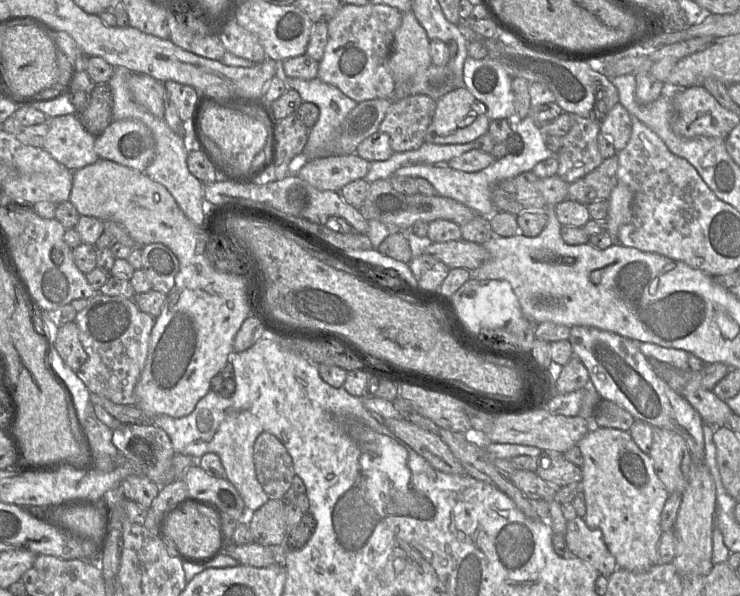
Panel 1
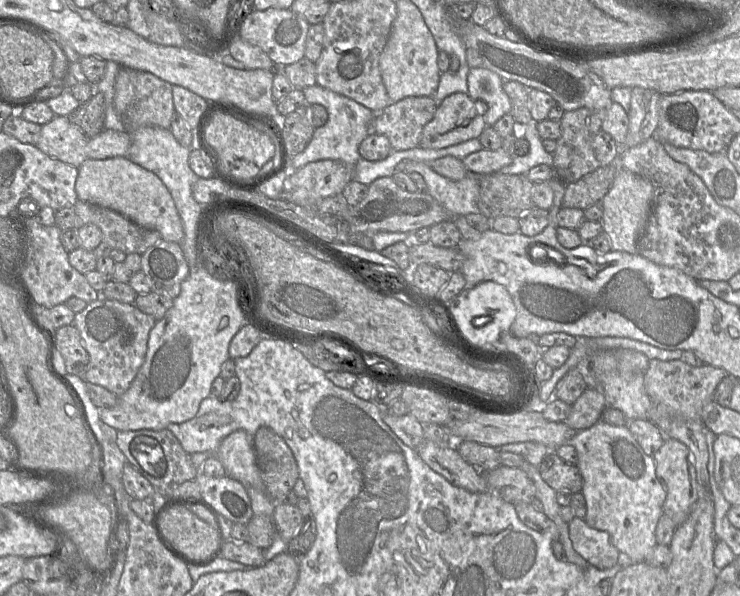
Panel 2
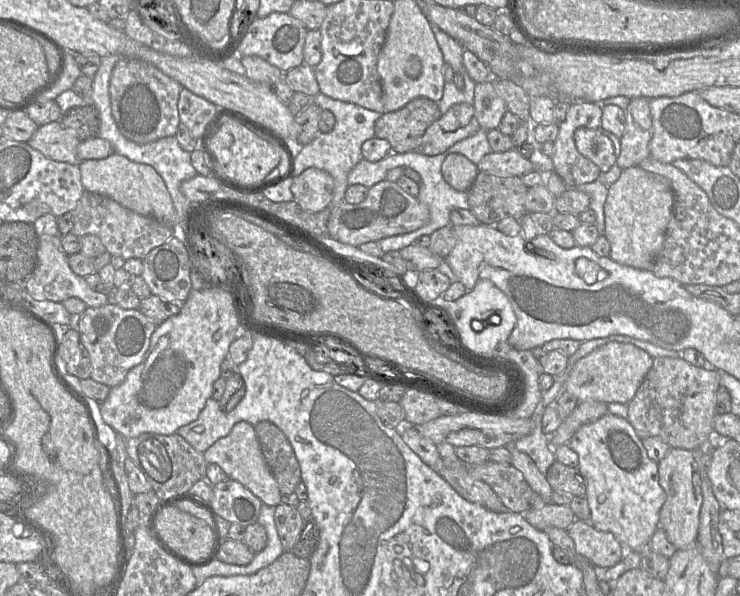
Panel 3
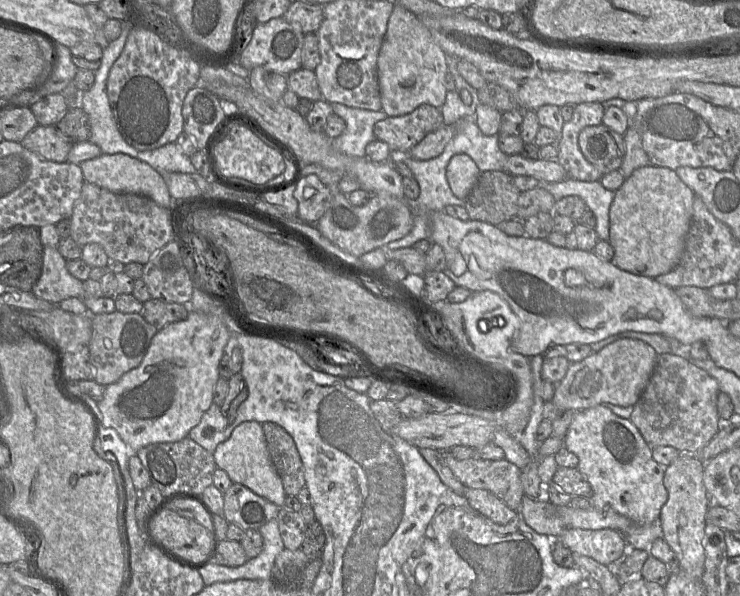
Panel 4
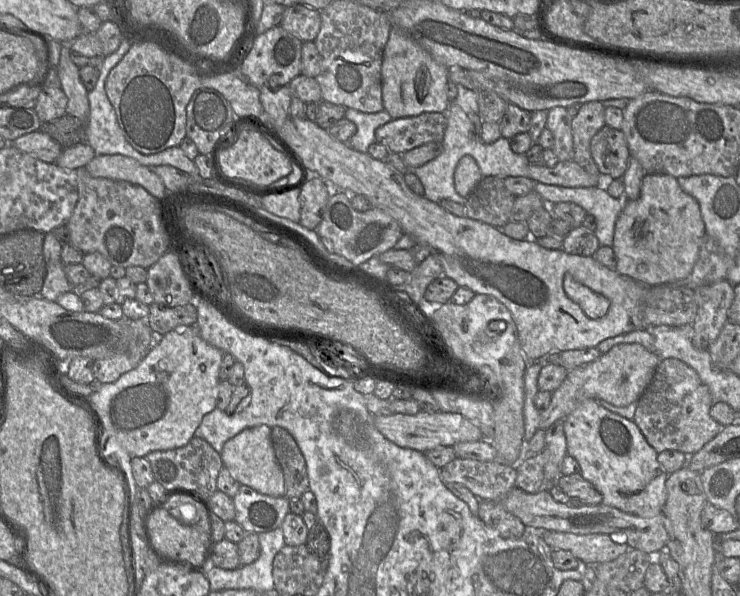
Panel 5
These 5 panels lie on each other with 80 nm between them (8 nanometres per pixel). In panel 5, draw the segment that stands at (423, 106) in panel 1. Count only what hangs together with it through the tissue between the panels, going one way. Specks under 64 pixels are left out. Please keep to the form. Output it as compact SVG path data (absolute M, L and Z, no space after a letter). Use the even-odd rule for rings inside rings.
M445 112L392 119L376 129L375 142L385 145L390 153L404 154L430 142L441 143L446 125Z

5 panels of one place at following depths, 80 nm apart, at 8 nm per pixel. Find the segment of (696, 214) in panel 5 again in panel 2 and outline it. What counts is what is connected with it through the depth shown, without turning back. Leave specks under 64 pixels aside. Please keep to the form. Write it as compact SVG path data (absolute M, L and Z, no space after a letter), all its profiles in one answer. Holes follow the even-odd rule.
M620 169L608 193L602 199L603 231L608 235L613 251L637 252L637 241L643 231L654 199L654 187L645 178Z

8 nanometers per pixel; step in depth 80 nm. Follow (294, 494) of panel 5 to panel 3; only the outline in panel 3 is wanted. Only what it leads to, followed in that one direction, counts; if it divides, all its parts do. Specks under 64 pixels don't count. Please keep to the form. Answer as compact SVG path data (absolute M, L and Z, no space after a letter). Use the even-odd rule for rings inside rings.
M268 421L259 422L254 427L264 460L278 484L281 495L295 492L301 482L301 469L287 437L276 425Z

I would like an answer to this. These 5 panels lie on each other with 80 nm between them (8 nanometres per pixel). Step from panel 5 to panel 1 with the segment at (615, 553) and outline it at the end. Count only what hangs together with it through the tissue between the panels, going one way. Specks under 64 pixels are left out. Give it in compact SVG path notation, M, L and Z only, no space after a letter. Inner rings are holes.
M581 517L567 522L565 543L576 558L590 563L602 576L609 577L618 568L601 530L589 528Z

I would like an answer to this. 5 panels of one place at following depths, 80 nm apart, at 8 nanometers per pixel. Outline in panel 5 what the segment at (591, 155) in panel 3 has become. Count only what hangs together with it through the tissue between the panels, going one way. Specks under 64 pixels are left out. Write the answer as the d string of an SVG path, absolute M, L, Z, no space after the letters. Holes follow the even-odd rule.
M605 125L592 138L590 151L600 174L613 179L622 179L625 174L630 152L622 130Z

